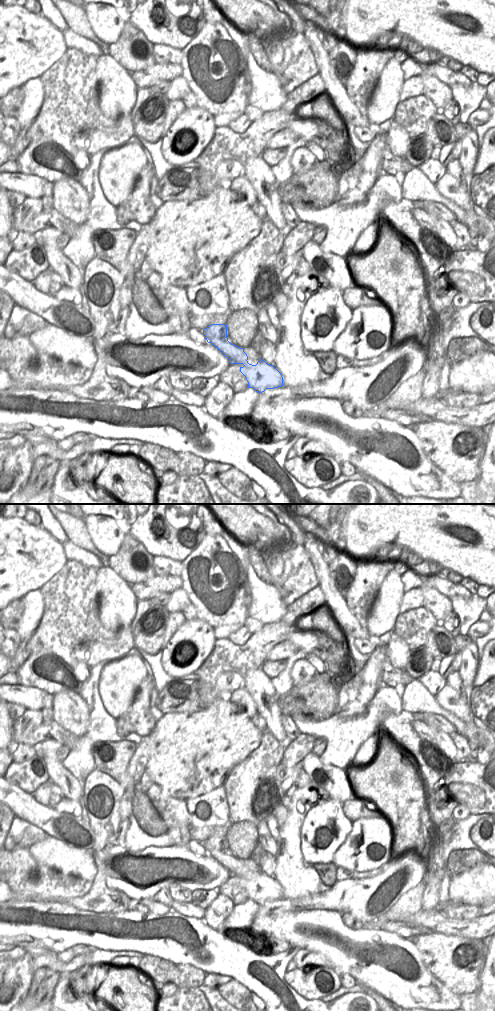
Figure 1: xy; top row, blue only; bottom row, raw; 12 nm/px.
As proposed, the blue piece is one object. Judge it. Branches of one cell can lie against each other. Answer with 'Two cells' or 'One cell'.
Two cells.

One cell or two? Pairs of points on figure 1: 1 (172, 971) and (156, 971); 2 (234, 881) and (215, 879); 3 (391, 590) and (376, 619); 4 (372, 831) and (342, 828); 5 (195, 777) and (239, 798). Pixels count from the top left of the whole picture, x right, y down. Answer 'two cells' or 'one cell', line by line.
1: two cells
2: two cells
3: one cell
4: two cells
5: two cells

